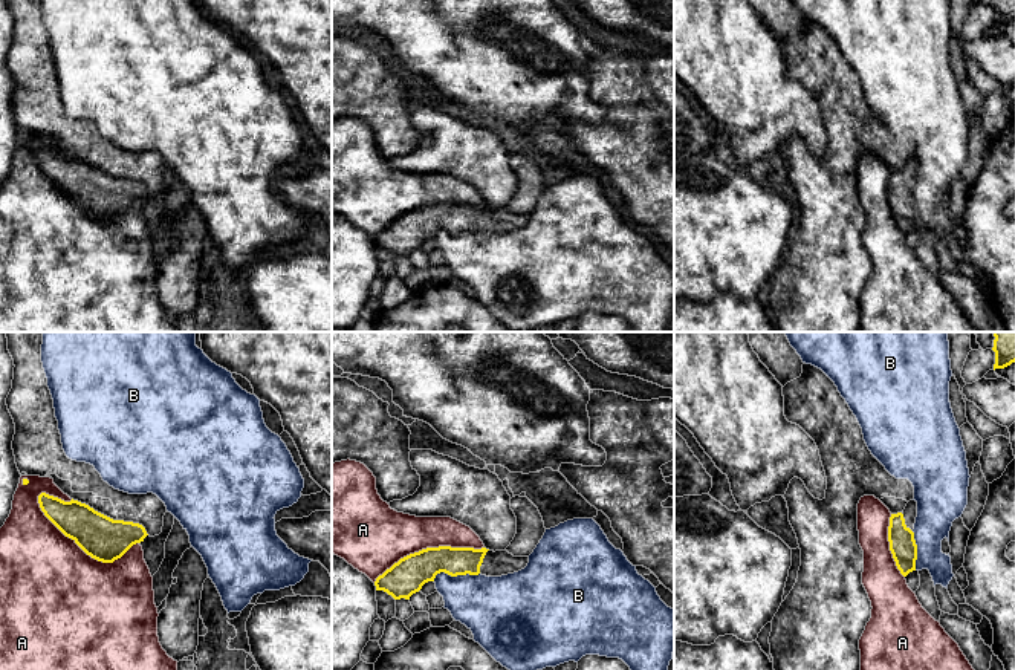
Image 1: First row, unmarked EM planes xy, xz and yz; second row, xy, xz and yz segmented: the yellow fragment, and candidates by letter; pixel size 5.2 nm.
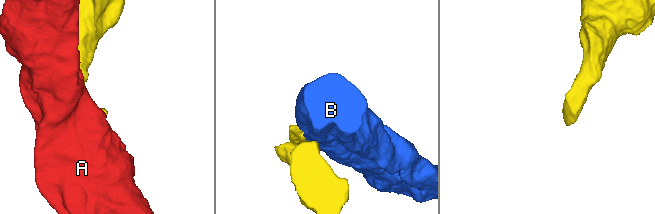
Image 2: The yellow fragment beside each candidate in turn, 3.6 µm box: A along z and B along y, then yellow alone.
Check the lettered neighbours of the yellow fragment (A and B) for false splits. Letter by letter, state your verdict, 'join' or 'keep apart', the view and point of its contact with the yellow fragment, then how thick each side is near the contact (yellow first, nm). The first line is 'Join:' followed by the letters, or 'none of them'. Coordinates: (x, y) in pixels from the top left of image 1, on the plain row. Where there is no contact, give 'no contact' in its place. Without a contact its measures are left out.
Join: none of them
A: keep apart; meets yellow in xy at (83, 207); 220 nm thick on the yellow side, 500 nm on the other
B: keep apart; meets yellow in xz at (454, 233); 190 nm thick on the yellow side, 320 nm on the other

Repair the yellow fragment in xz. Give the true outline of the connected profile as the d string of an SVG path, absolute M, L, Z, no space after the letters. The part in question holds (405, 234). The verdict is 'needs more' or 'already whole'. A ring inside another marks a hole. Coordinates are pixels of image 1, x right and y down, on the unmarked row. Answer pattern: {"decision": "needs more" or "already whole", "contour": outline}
{"decision": "needs more", "contour": "M426 205L400 216L376 236L375 243L394 257L410 257L440 229L451 234L466 231L501 234L524 226L527 220L529 214L514 214L506 207L494 210L486 205Z"}

